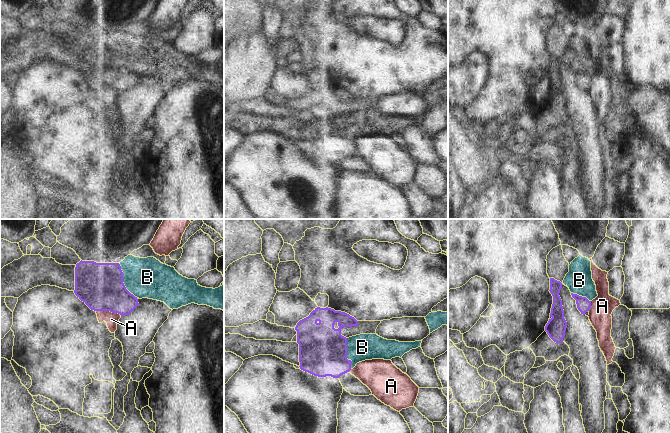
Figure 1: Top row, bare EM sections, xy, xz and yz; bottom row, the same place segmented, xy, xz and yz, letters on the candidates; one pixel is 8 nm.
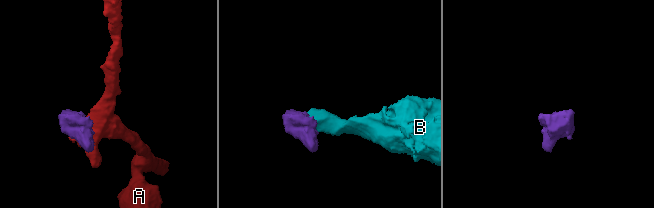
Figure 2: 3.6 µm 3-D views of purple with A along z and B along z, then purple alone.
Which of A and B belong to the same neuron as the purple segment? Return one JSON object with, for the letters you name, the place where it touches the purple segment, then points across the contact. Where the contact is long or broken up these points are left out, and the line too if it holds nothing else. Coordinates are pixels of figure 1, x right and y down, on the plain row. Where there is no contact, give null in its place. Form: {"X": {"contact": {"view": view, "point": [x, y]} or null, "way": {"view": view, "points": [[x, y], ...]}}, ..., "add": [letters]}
{"B": {"contact": {"view": "xy", "point": [122, 57]}, "way": {"view": "xy", "points": [[100, 61], [118, 61], [122, 57], [134, 53], [147, 53]]}}, "add": ["B"]}

